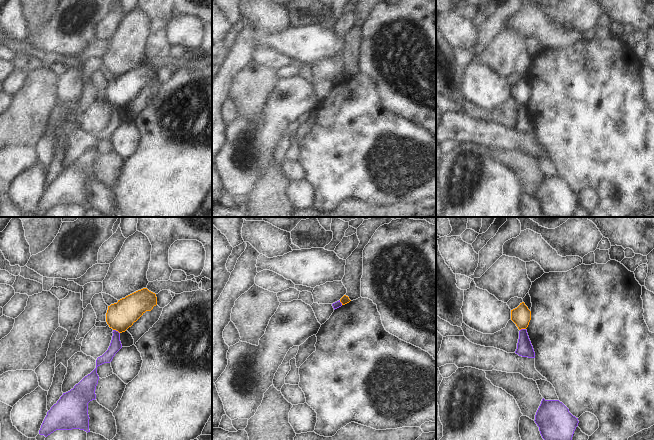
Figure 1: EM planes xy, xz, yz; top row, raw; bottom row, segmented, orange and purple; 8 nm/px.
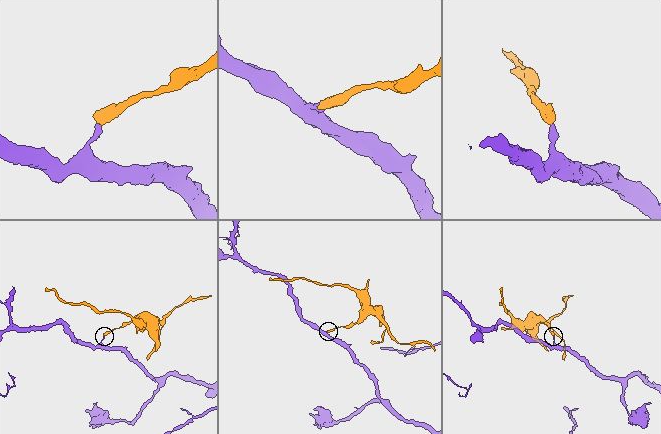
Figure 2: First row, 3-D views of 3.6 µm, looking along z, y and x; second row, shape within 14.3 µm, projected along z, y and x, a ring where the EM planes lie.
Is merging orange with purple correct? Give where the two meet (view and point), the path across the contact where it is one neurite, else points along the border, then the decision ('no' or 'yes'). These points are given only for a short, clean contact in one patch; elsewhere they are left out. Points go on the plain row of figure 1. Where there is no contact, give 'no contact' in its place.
meets orange in xy at (116, 106); border along xy (113, 105), (119, 109); no

